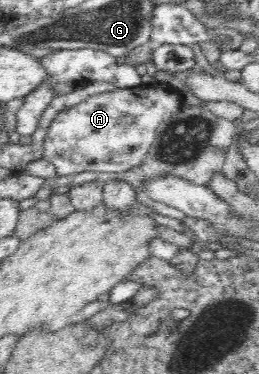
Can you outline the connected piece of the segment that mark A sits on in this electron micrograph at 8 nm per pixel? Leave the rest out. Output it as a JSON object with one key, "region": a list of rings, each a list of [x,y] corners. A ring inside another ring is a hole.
{"region":[[[157,81],[152,85],[140,84],[133,89],[119,89],[88,96],[84,101],[70,107],[63,107],[53,118],[43,139],[43,158],[53,163],[56,175],[73,175],[82,171],[119,173],[137,167],[142,161],[159,133],[158,125],[173,117],[189,101],[183,91]]]}

